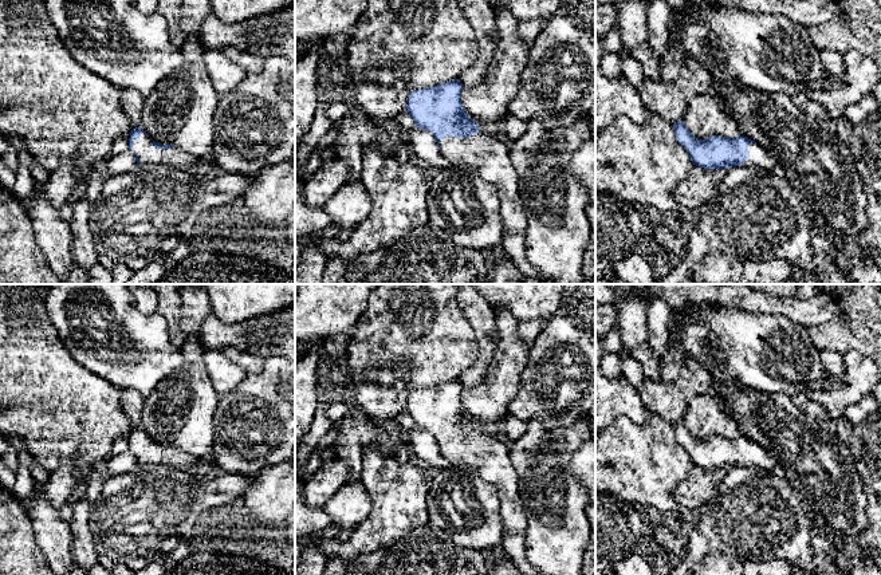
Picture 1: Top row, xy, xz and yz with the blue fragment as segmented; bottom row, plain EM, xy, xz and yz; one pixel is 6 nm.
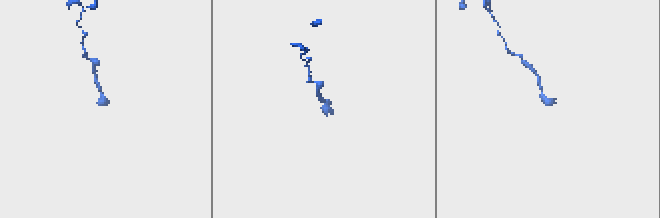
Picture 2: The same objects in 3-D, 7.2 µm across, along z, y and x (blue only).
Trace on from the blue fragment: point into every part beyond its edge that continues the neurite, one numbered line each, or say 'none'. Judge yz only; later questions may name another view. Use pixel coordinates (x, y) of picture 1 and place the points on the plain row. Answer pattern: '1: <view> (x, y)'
1: yz (759, 457)

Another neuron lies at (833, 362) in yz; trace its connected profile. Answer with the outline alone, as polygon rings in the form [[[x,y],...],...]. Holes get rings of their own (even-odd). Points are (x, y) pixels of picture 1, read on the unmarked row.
[[[821,348],[819,358],[826,374],[841,377],[843,373],[843,355],[830,348]]]

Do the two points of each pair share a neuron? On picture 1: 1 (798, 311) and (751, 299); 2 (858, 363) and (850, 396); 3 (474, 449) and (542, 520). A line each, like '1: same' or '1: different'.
1: same
2: same
3: different

